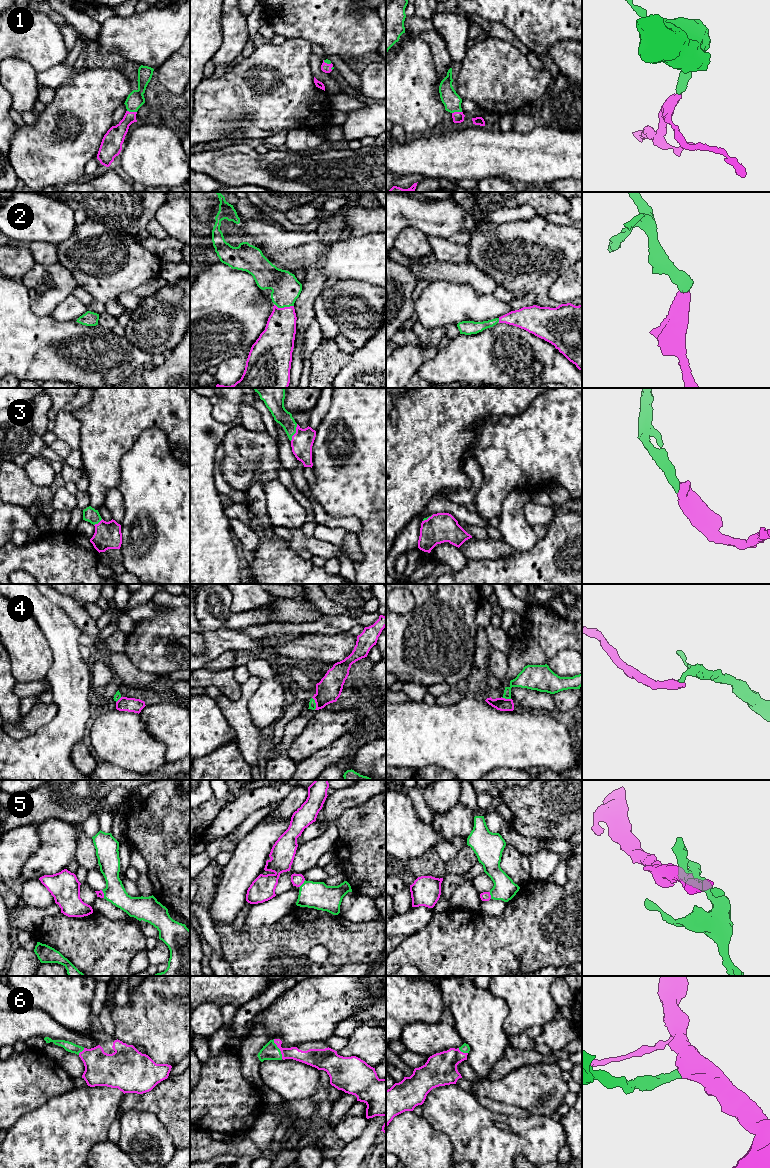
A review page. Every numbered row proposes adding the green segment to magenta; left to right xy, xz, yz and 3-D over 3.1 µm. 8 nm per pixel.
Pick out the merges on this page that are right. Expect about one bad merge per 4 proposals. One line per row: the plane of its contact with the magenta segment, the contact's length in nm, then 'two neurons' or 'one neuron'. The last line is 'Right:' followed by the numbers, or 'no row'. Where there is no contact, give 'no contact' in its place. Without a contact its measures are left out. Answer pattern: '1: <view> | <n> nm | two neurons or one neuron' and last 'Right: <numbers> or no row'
1: xy | 80 nm | one neuron
2: xz | 150 nm | one neuron
3: xz | 150 nm | one neuron
4: xz | 110 nm | two neurons
5: xz | 80 nm | one neuron
6: xz | 180 nm | one neuron
Right: 1, 2, 3, 5, 6

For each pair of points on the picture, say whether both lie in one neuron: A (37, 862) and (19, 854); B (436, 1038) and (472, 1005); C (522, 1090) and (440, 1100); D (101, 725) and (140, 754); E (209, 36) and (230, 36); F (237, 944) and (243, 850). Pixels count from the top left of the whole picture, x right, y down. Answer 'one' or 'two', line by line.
A: two
B: two
C: two
D: one
E: two
F: two

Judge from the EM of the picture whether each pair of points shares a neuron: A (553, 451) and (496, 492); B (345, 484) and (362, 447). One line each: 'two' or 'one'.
A: one
B: one

